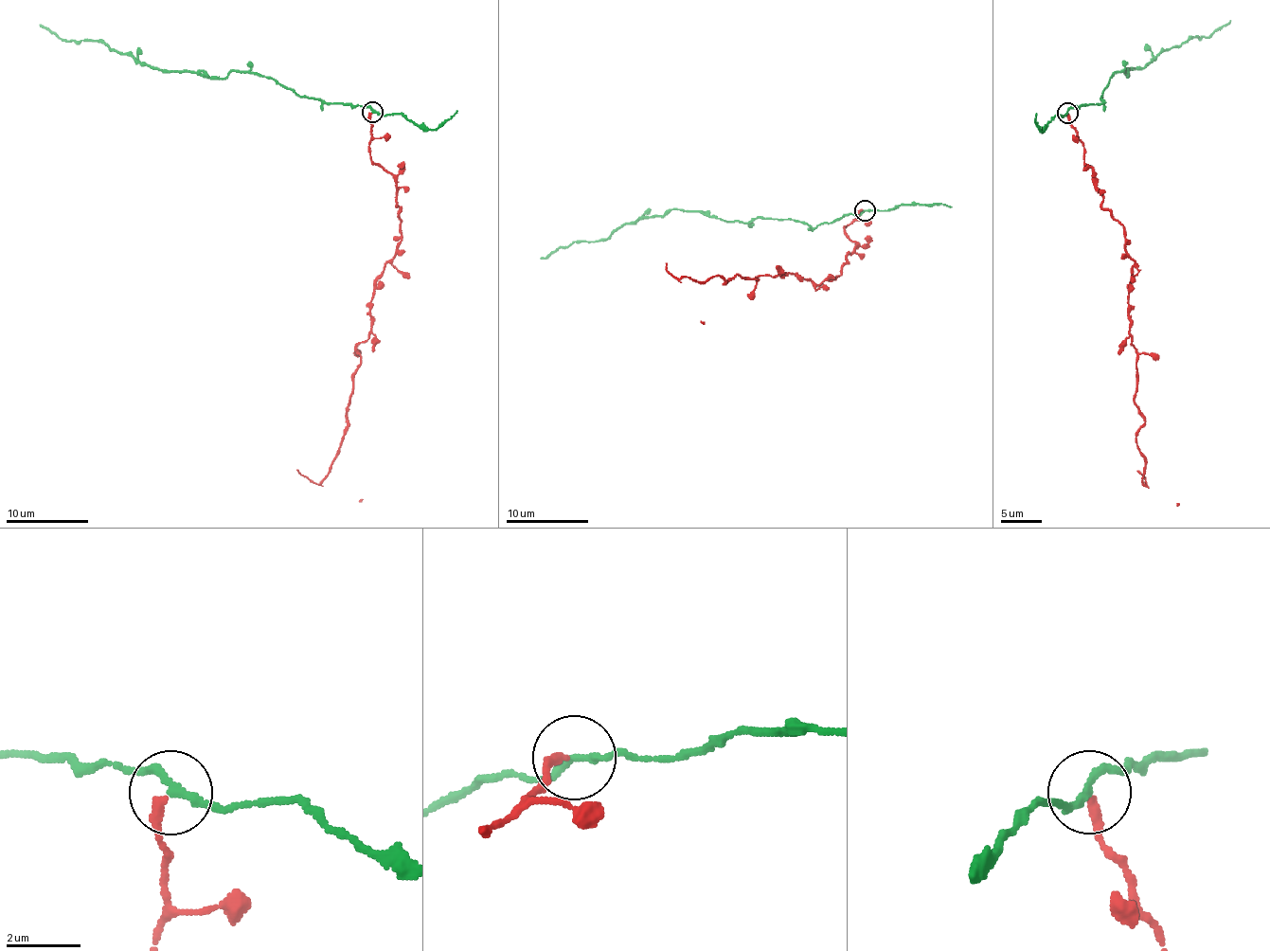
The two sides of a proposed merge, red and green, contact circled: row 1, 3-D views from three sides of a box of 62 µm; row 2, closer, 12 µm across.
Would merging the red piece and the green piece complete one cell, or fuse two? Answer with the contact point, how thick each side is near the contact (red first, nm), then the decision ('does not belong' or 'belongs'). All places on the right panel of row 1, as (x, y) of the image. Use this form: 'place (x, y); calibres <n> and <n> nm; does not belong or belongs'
place (1067, 113); calibres 260 and 190 nm; does not belong

